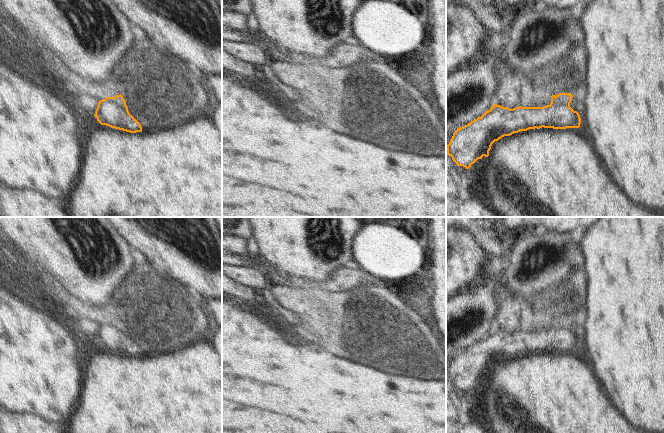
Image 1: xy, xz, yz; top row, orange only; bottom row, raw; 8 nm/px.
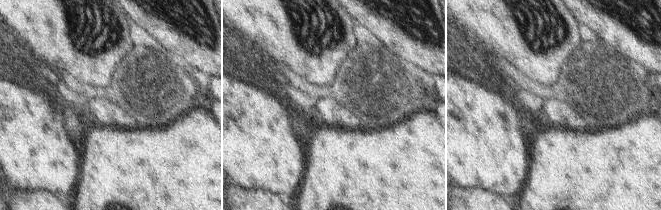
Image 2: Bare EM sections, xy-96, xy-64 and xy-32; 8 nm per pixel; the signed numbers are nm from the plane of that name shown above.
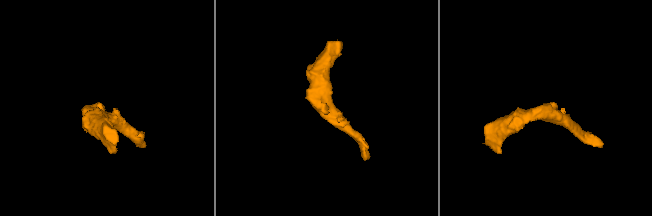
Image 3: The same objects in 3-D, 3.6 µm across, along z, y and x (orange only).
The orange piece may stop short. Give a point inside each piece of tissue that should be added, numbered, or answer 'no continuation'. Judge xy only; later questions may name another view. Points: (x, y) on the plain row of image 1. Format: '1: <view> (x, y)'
1: xy (126, 317)

